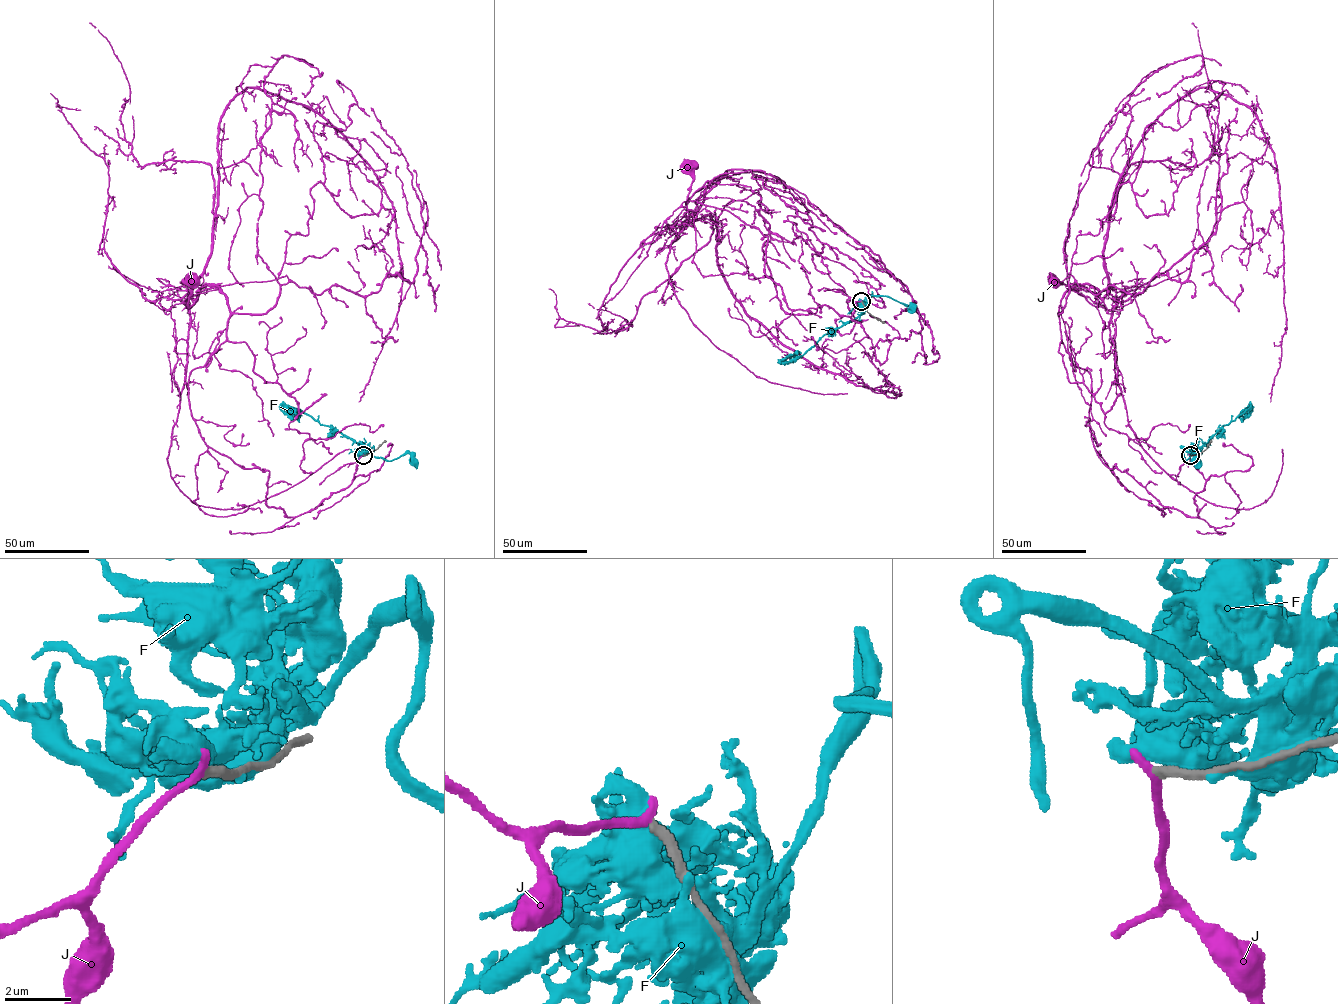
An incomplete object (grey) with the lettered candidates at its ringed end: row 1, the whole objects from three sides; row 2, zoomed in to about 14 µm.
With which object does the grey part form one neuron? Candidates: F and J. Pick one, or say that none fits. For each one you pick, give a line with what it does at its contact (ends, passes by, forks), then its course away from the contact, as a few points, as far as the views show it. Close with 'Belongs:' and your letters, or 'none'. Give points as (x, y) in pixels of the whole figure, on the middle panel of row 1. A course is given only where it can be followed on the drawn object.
J: it ends | via (861, 301), (850, 317), (790, 309), (765, 273), (768, 237), (686, 202), (728, 170), (691, 214), (691, 165)
Belongs: J

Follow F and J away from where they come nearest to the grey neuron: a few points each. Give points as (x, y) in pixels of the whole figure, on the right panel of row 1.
F: (1190, 455), (1194, 451), (1183, 448), (1185, 460), (1193, 453), (1194, 460)
J: (1189, 455), (1205, 480), (1198, 517), (1099, 457), (1091, 376), (1058, 308), (1071, 287), (1102, 300), (1053, 282)

